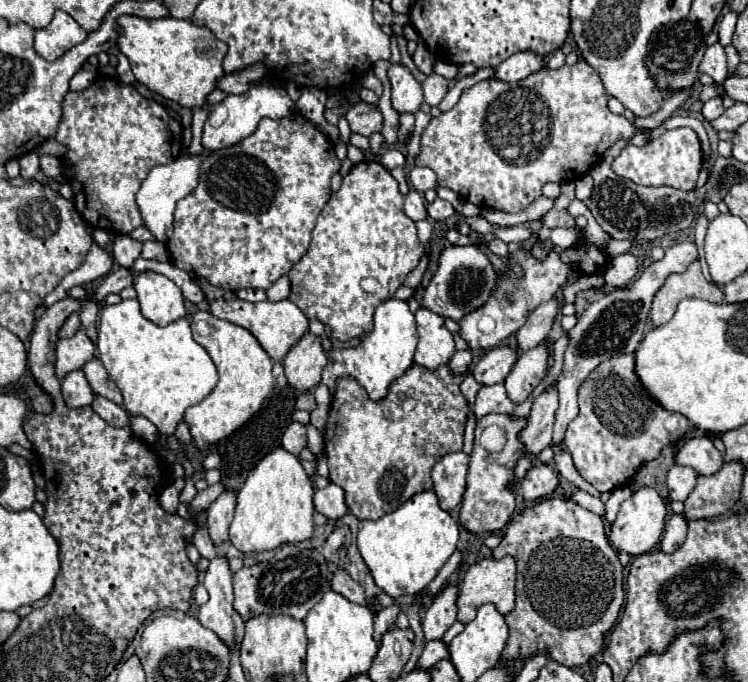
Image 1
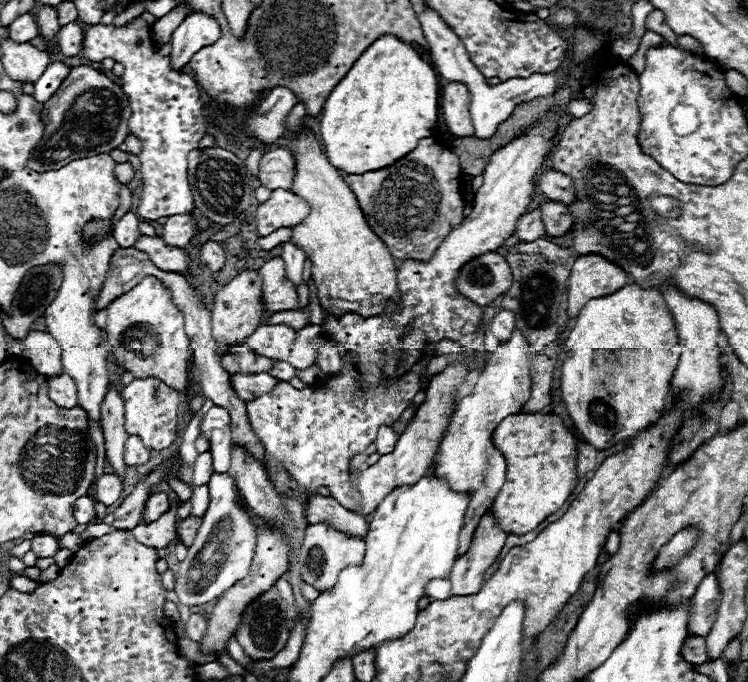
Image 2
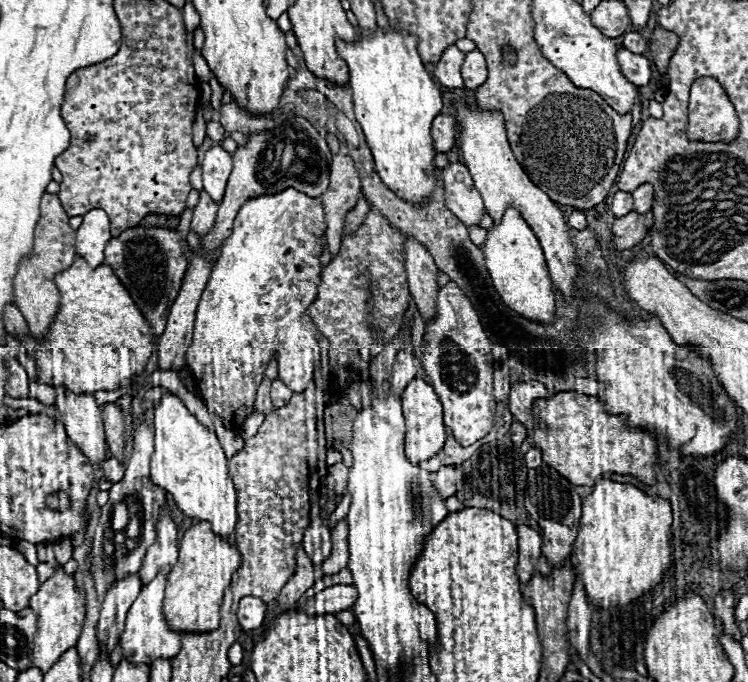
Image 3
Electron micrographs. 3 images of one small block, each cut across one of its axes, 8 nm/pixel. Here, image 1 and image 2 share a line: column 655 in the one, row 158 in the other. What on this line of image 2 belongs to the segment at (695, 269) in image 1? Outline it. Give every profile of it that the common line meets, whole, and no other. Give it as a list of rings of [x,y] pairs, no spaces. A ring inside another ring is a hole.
[[[300,134],[288,146],[296,154],[298,164],[292,192],[310,204],[310,214],[292,228],[292,242],[312,258],[312,276],[316,280],[318,298],[322,298],[318,300],[322,310],[332,314],[332,302],[344,300],[358,304],[354,314],[370,318],[380,316],[388,308],[388,302],[400,304],[394,258],[386,244],[370,230],[354,192],[320,152],[316,138],[312,134]],[[376,296],[378,304],[374,304]]]

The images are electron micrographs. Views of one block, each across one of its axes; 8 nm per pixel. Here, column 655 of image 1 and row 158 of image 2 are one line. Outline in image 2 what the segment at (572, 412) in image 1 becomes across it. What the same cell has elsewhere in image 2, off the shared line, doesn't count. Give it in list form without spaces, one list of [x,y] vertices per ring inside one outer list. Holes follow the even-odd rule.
[[[278,148],[272,152],[266,152],[260,160],[260,182],[262,186],[270,190],[290,190],[294,182],[296,162],[290,150]]]

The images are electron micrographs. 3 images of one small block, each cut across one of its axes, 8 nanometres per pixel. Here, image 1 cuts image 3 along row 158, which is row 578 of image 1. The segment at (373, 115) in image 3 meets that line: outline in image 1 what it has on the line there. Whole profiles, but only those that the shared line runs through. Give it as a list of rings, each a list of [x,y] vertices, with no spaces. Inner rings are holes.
[[[434,490],[414,494],[408,502],[378,520],[364,520],[358,532],[358,550],[374,582],[392,598],[418,594],[446,564],[458,544],[458,522],[440,508]]]

